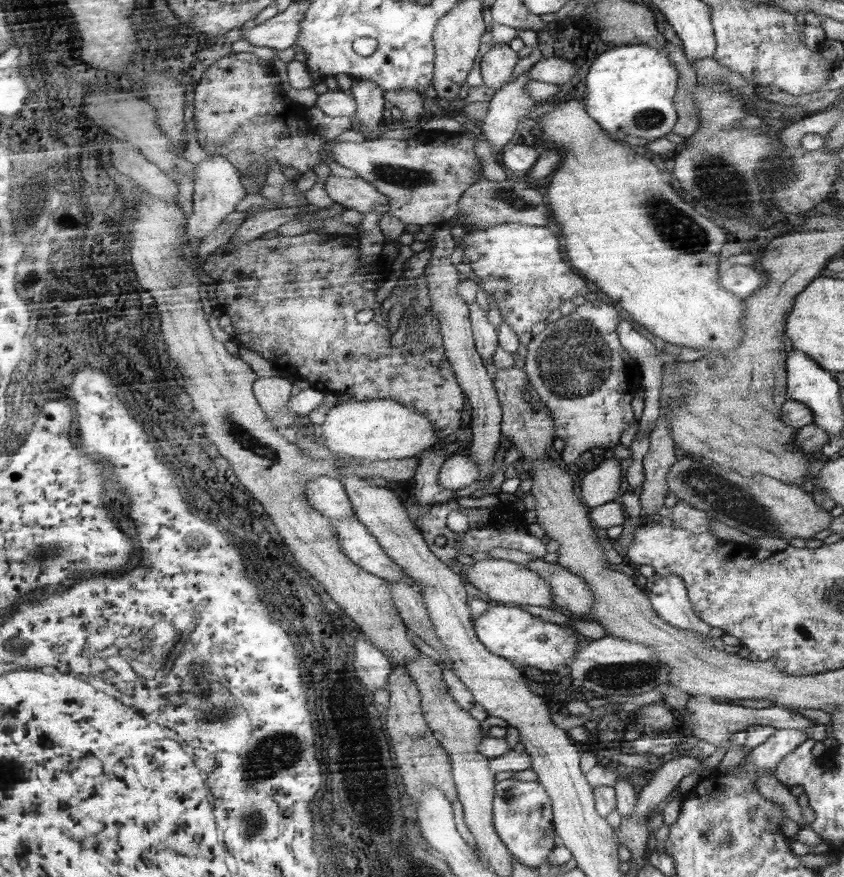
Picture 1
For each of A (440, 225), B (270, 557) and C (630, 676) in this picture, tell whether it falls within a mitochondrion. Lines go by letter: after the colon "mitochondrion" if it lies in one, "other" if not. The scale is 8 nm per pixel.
A: other
B: other
C: mitochondrion

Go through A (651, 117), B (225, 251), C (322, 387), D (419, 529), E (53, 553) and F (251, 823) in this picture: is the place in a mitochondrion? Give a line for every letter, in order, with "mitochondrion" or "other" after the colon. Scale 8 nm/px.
A: mitochondrion
B: other
C: other
D: other
E: mitochondrion
F: mitochondrion

